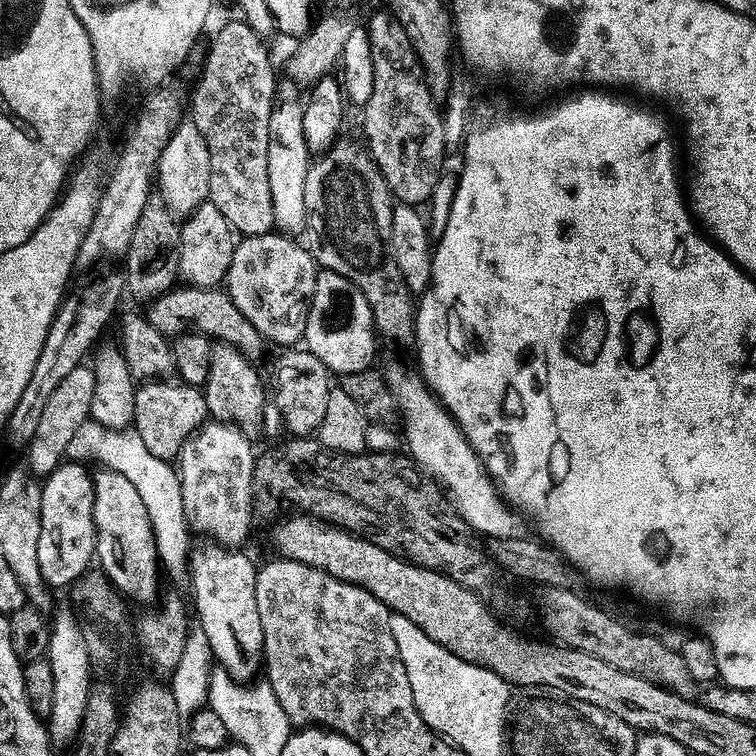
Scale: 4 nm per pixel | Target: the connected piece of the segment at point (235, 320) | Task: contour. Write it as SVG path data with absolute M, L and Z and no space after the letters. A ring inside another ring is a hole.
M184 286L157 296L146 315L166 334L179 334L189 330L204 333L209 338L231 340L237 347L244 348L250 358L257 358L264 352L265 337L240 313L232 302L232 297L220 286Z

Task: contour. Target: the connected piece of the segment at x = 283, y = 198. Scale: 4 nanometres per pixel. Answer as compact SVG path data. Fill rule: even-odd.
M284 78L279 81L276 99L279 101L270 114L270 166L271 190L275 204L275 227L288 234L296 234L300 227L310 220L306 204L306 176L310 165L310 149L303 130L302 116L304 106L301 103L297 81Z

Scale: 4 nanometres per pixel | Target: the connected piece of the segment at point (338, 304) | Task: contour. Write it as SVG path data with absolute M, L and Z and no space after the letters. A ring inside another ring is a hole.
M321 267L316 273L314 294L308 302L308 321L304 331L307 347L318 354L333 373L367 372L373 367L372 359L376 356L376 336L378 329L372 306L361 285L344 272Z

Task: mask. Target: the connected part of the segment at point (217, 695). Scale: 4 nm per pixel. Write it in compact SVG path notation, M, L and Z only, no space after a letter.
M213 667L208 678L207 707L222 718L231 737L243 742L248 750L252 748L280 748L283 750L288 737L294 731L294 725L289 720L286 710L278 702L272 687L266 682L260 684L239 684L237 677L227 667Z

